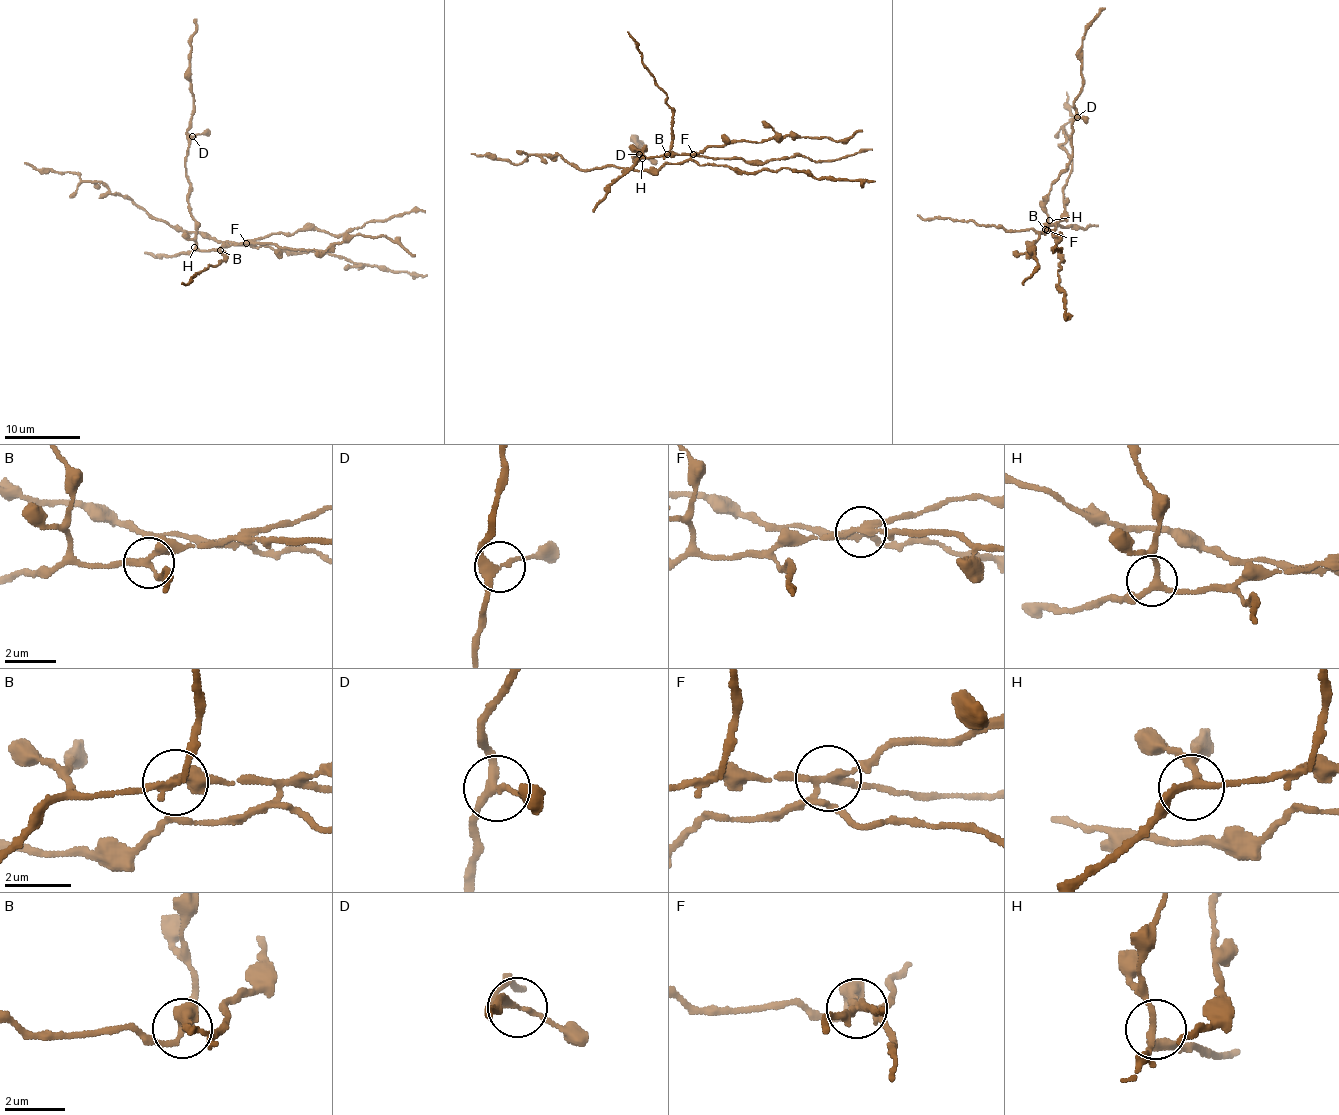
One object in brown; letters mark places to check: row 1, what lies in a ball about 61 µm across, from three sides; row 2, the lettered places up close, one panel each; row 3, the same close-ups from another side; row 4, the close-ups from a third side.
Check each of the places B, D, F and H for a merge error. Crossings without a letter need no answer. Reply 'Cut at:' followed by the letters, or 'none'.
Cut at: B, F

